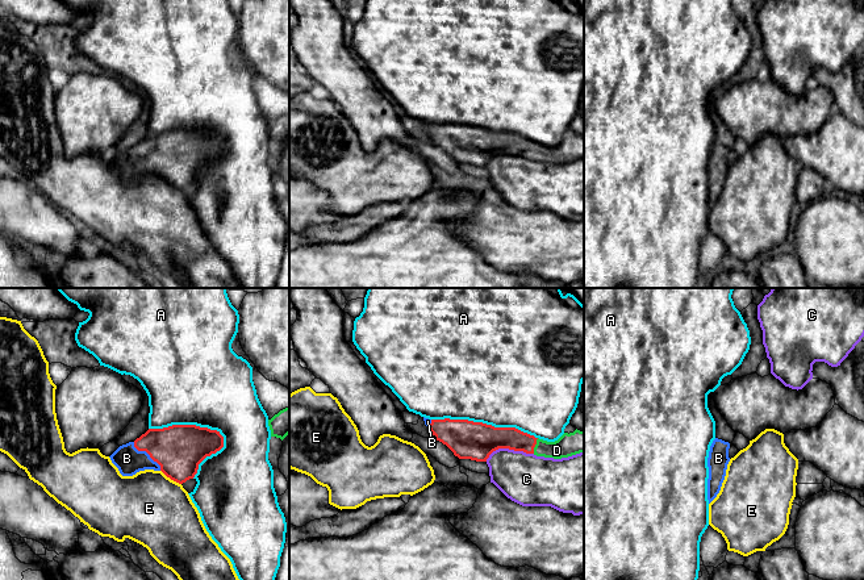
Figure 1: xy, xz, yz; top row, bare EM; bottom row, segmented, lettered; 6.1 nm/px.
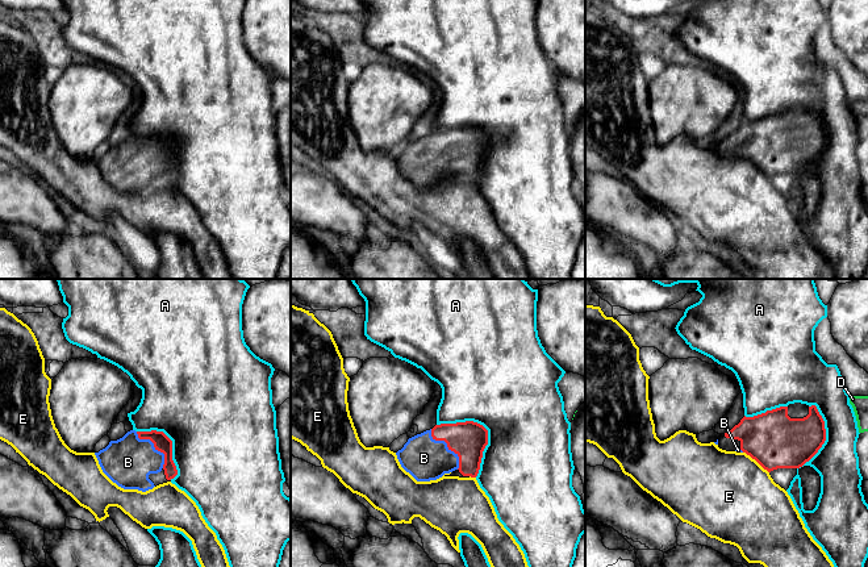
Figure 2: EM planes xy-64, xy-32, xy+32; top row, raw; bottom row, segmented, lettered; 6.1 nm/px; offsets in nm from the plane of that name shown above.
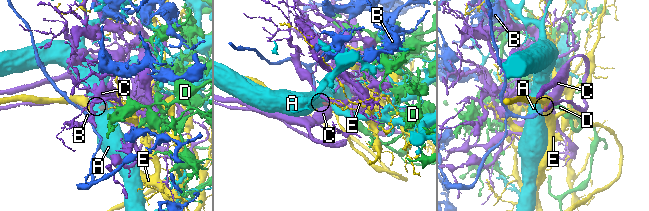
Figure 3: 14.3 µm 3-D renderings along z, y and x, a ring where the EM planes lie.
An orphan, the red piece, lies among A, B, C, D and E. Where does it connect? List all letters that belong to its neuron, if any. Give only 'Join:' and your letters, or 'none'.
Join: B, D

